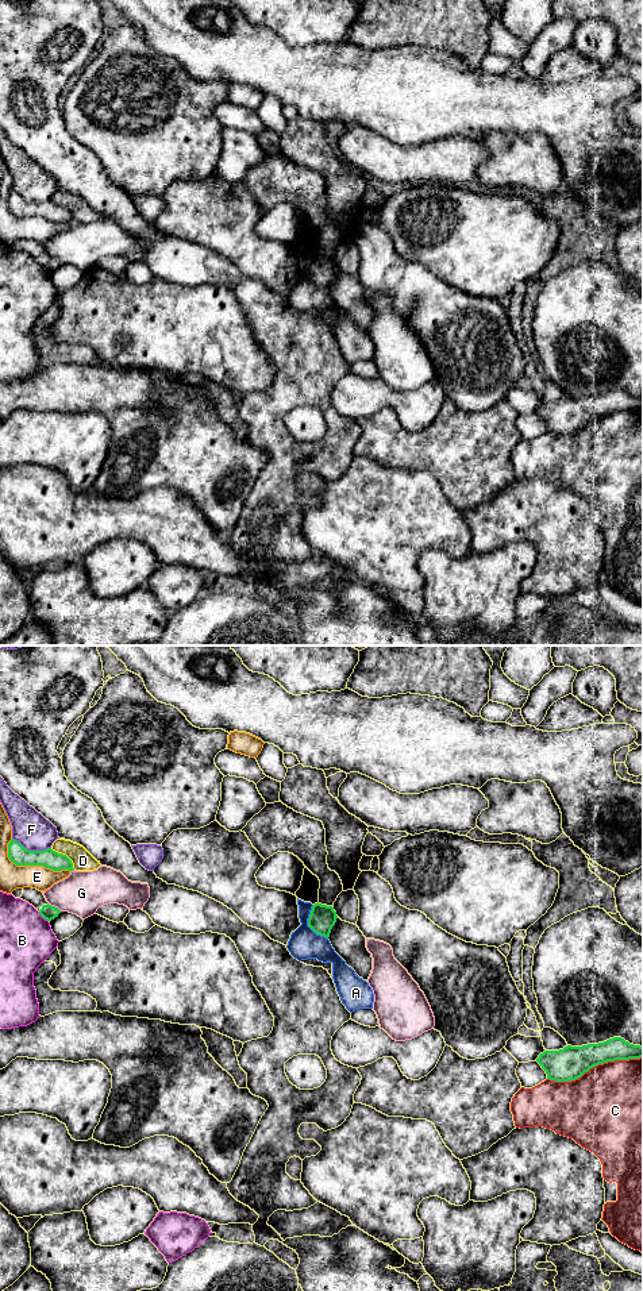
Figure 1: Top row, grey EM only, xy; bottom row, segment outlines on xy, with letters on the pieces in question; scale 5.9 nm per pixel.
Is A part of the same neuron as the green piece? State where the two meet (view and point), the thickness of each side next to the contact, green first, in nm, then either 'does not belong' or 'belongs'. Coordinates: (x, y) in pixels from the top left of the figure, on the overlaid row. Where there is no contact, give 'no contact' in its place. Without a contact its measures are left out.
contact xy (308, 925); calibres 160 and 180 nm; does not belong

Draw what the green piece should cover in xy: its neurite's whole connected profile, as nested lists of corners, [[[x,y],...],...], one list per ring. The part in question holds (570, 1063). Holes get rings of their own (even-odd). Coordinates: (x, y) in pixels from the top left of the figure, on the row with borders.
[[[613,1037],[598,1044],[567,1045],[559,1051],[544,1051],[536,1061],[546,1071],[547,1079],[571,1082],[598,1064],[640,1057],[643,1057],[643,1047]]]

